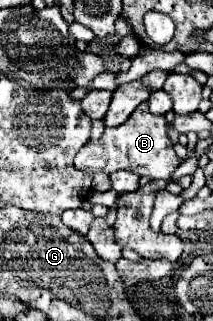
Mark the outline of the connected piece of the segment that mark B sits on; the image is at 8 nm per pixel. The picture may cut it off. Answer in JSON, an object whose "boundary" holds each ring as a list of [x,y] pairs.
{"boundary":[[[147,103],[139,105],[123,125],[115,127],[113,133],[103,133],[101,139],[93,145],[93,149],[81,149],[75,157],[75,167],[85,173],[113,173],[119,169],[127,169],[153,181],[171,181],[173,171],[179,167],[179,163],[181,161],[175,155],[173,143],[167,137],[165,115],[153,115]]]}

